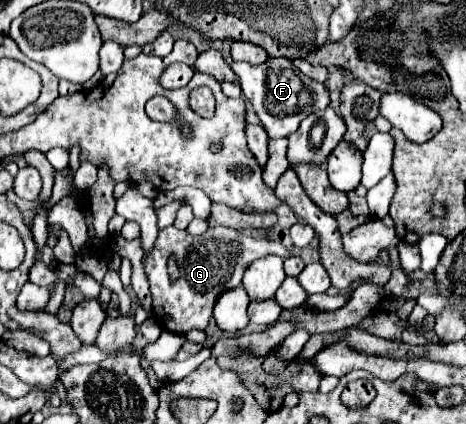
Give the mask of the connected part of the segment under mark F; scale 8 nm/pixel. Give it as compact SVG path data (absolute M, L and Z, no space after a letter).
M271 57L263 65L255 65L255 67L233 63L231 69L239 77L243 95L251 101L251 105L255 107L255 113L261 119L261 125L271 137L289 137L291 133L299 129L299 123L305 117L309 117L315 111L327 109L327 105L331 103L329 91L325 89L325 85L297 71L295 65L285 57L277 57L277 59Z

